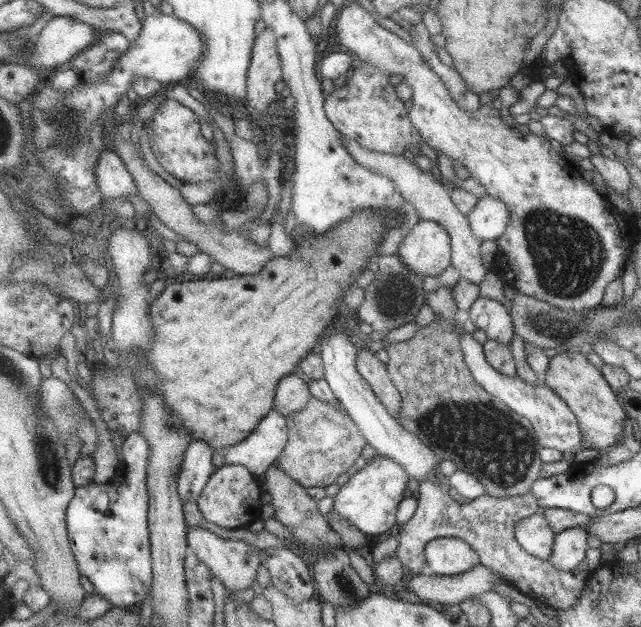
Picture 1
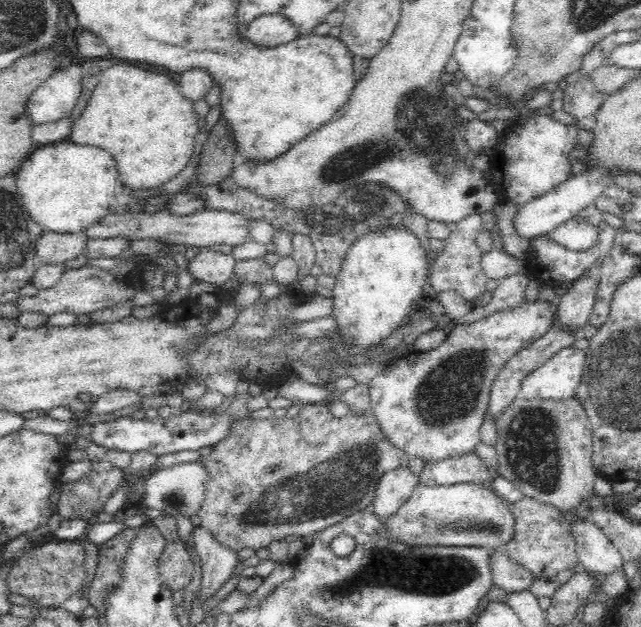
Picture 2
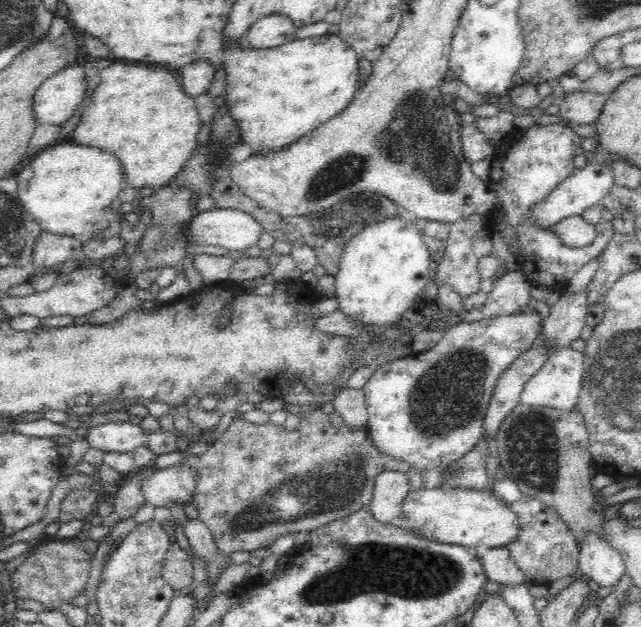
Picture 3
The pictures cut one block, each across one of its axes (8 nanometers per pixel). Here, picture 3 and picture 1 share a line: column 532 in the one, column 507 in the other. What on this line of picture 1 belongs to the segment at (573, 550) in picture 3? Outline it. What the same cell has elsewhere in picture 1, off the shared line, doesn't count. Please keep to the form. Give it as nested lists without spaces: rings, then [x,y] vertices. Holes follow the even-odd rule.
[[[439,470],[419,482],[415,493],[416,509],[411,518],[400,527],[395,556],[401,566],[407,566],[413,575],[427,572],[423,554],[425,546],[435,538],[454,537],[463,540],[477,554],[479,565],[493,571],[499,579],[527,598],[557,610],[566,610],[577,604],[587,583],[588,573],[578,569],[559,572],[548,561],[524,552],[515,541],[515,525],[522,518],[535,513],[538,506],[533,494],[527,491],[519,496],[493,498],[484,492],[477,498],[477,508],[461,508],[461,504],[449,497],[449,487],[447,477],[440,474]]]

